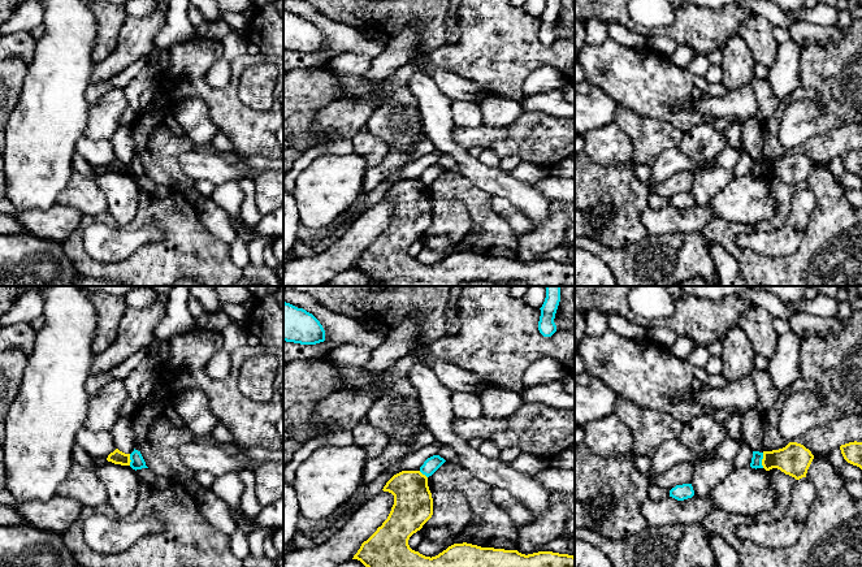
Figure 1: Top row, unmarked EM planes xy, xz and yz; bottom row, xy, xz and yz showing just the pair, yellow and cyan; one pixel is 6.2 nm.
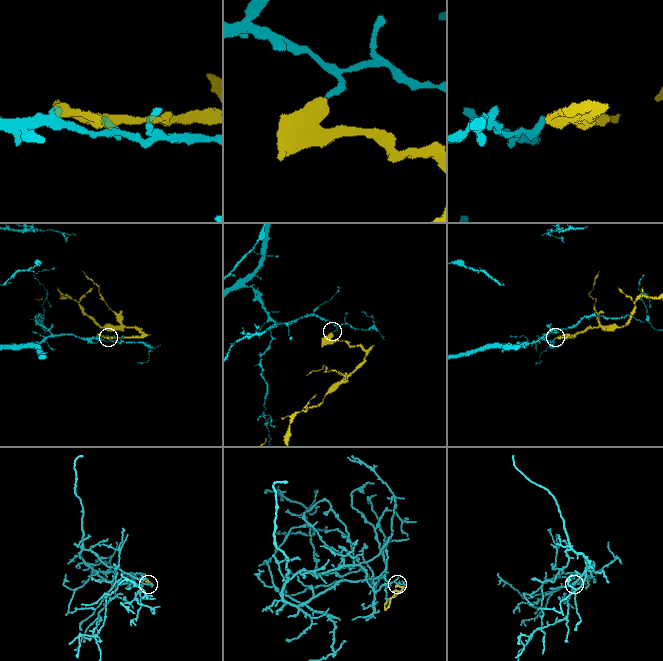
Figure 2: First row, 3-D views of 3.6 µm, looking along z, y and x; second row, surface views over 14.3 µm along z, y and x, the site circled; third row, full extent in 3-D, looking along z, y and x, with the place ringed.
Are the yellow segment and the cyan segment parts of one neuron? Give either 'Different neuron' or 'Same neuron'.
Different neuron

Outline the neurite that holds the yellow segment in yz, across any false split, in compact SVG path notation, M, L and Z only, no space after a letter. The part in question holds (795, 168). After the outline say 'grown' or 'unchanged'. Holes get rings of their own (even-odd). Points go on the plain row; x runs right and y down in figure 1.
M789 151L783 157L763 160L762 174L766 179L777 177L785 183L800 189L802 186L806 186L813 168L814 164L803 153Z; unchanged

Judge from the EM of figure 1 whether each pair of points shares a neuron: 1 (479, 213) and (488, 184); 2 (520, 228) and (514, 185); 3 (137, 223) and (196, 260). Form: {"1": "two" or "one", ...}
{"1": "two", "2": "two", "3": "one"}

